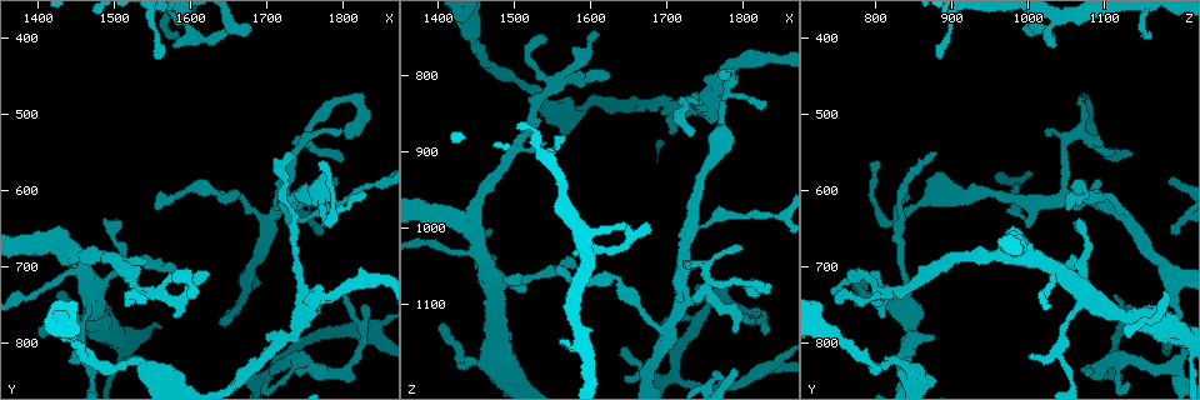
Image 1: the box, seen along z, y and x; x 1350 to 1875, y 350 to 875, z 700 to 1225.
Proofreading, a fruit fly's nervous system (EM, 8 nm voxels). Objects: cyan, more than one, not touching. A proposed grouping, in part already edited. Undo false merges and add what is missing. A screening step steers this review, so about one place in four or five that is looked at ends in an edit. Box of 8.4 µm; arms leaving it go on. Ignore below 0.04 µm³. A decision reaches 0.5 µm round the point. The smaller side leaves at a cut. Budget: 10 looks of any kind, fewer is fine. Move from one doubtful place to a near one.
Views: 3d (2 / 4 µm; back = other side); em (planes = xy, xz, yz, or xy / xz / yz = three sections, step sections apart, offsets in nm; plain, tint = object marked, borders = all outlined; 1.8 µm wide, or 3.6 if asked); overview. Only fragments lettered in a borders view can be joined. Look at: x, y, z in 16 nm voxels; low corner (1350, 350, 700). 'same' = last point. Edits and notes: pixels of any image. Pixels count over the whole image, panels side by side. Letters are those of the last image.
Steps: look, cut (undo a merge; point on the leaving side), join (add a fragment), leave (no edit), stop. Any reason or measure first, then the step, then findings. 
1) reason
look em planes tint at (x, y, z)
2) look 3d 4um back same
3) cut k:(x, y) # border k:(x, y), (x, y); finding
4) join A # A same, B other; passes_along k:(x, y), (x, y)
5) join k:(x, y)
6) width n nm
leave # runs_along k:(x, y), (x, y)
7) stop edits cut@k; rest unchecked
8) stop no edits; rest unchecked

thick turns thin
look em planes borders at (1530, 825, 830)

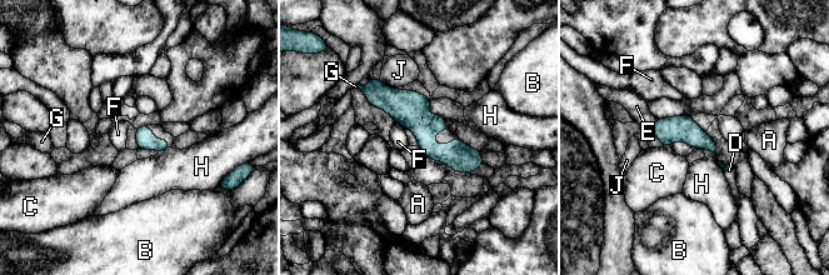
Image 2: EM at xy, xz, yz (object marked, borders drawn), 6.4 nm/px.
width 110 nm
leave # A other, B other, C other, D other, E other, F other, G other, H other, J other; border 2:(396, 121), (404, 128); all the same neuron

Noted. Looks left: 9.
branch stops here
look em planes plain at (1620, 710, 795)

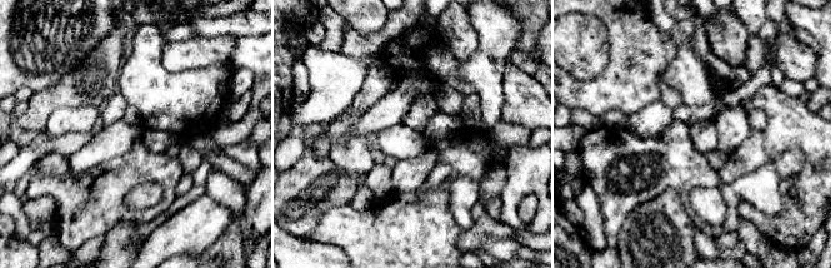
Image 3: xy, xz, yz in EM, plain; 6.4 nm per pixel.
look em planes borders same

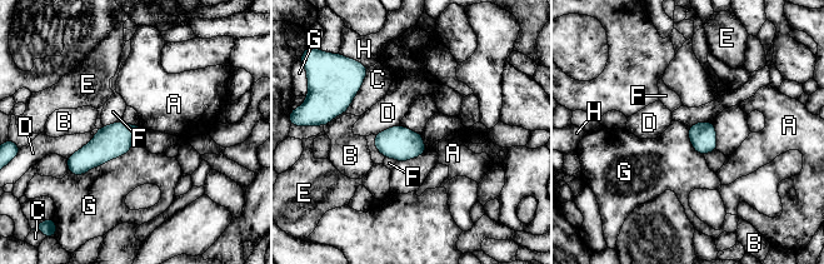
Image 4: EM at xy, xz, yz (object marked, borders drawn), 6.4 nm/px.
longest_contact G 500 nm
leave # A other, B other, C other, D other, E other, F other, G other, H other; no lettered fragment goes on from it

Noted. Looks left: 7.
arms part here
look em xy step 8 tint at (1720, 615, 1045)

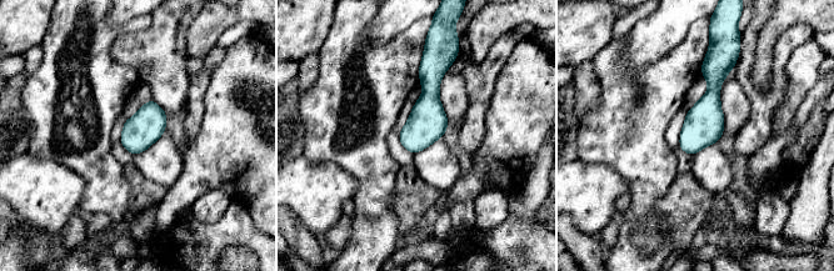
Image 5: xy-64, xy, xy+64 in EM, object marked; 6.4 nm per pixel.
what lies round it
look em xy step 8 borders same

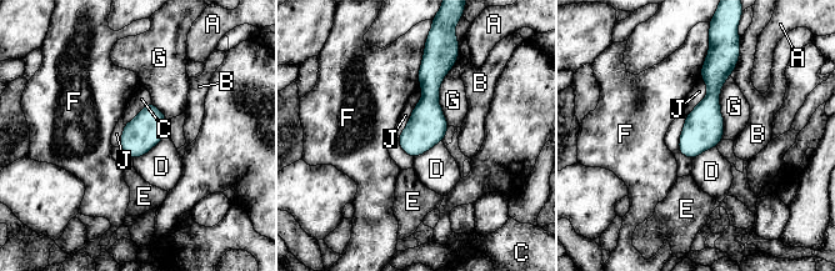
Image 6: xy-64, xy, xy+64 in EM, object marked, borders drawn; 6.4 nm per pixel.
width 220 nm
leave # A other, B other, C other, D other, E other, F other, G other, J other; border 6:(420, 88), (420, 100), (398, 137); all the same neuron

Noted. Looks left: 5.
free end
look em 3.6um planes tint at (1730, 550, 880)

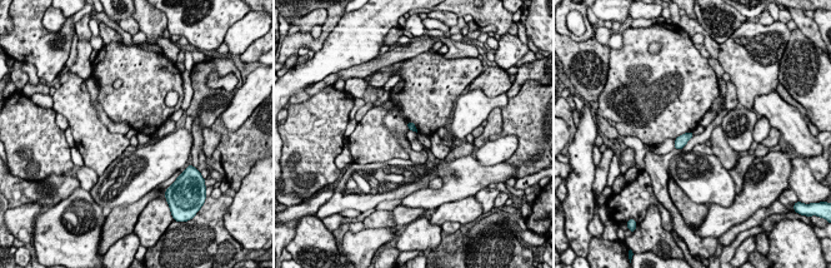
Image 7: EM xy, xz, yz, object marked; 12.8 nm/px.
what lies round it
look em 3.6um planes borders same

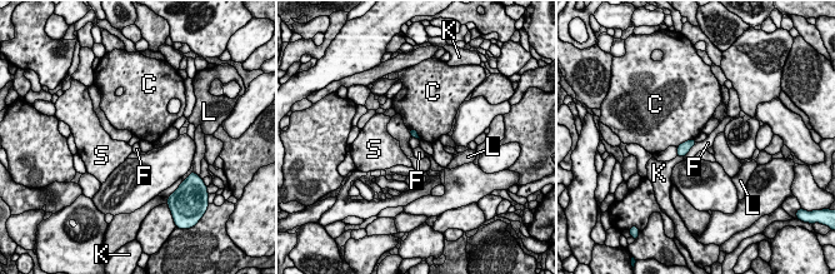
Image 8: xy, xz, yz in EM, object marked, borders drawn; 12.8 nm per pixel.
longest_contact C 260 nm
leave # C other, F other, K other, L other, S other; border 8:(694, 138), (676, 147); no lettered fragment goes on from it

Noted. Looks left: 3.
stop no edits; rest unchecked

